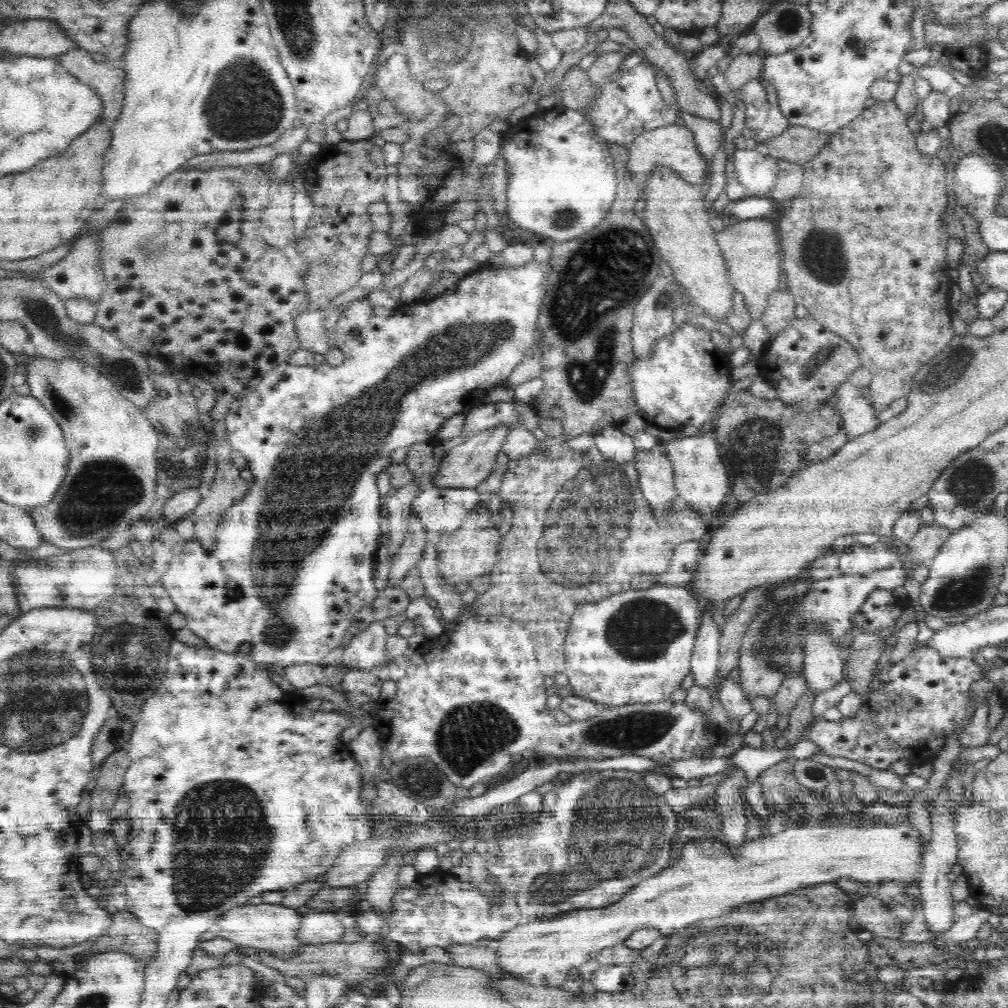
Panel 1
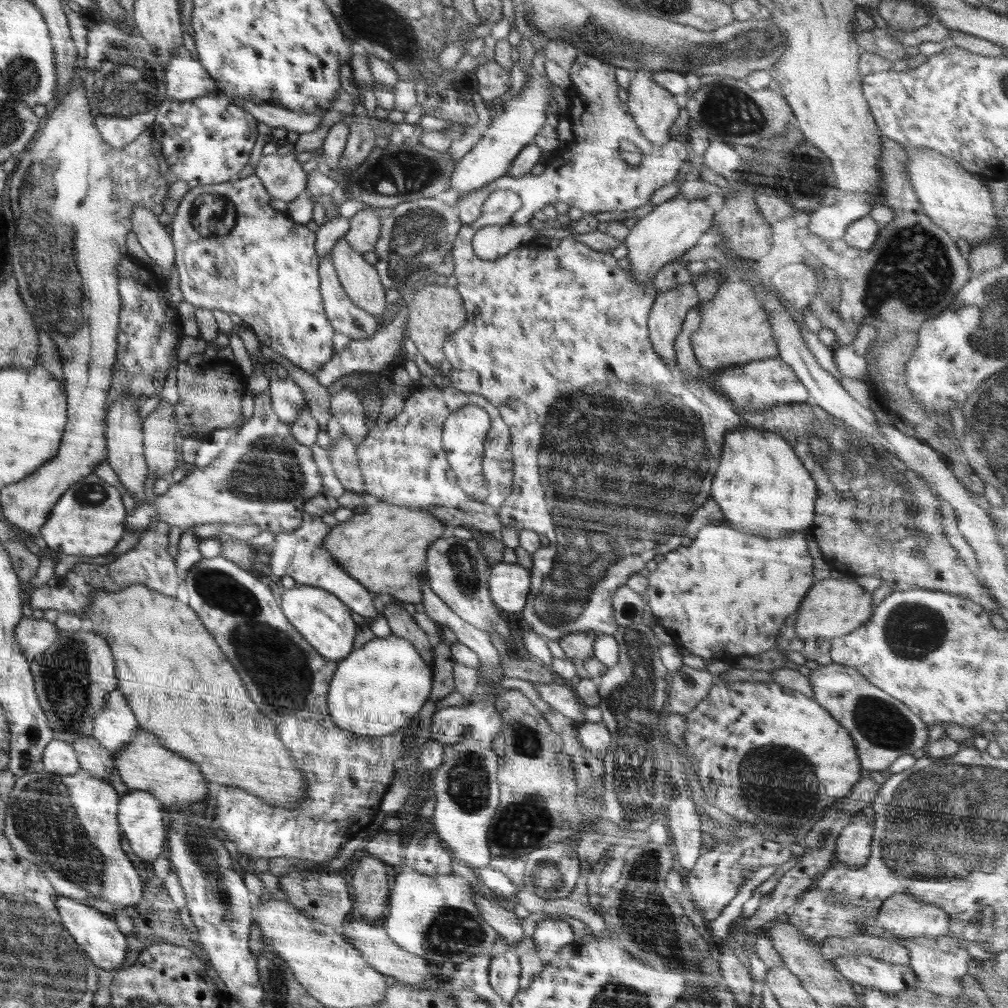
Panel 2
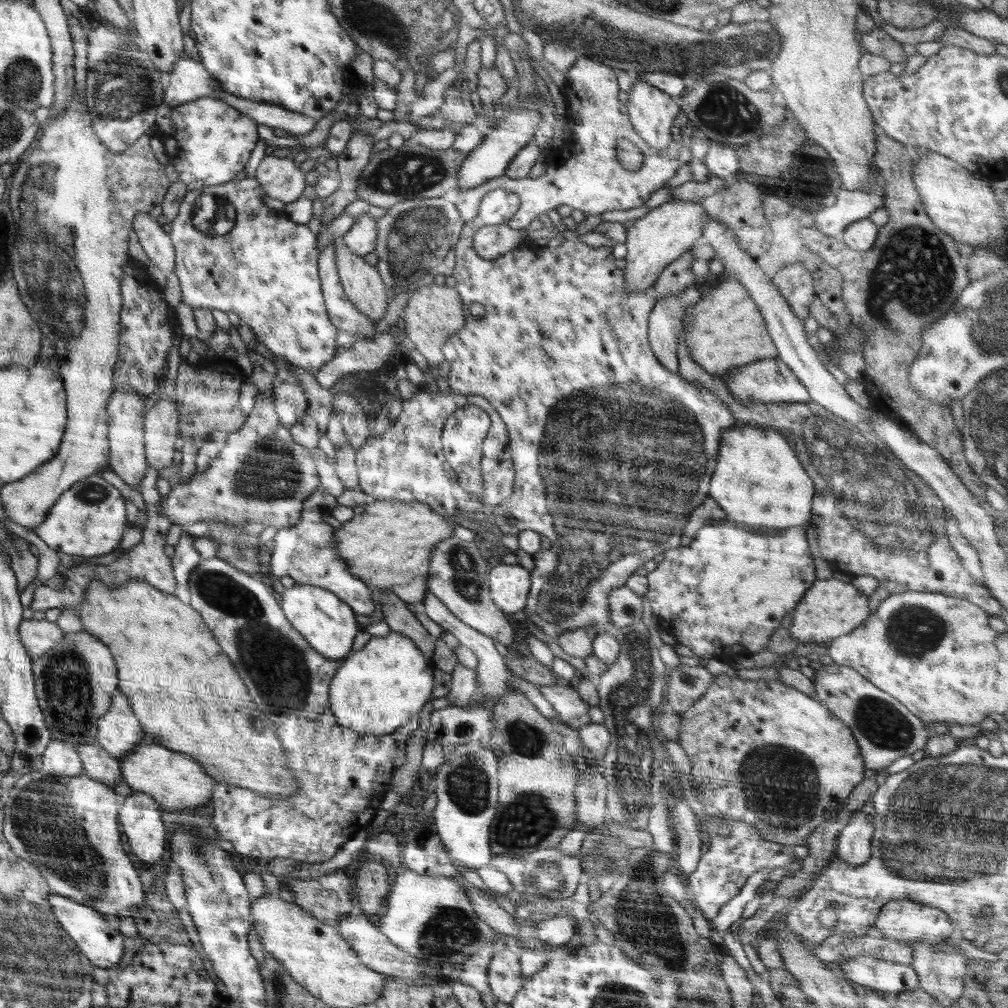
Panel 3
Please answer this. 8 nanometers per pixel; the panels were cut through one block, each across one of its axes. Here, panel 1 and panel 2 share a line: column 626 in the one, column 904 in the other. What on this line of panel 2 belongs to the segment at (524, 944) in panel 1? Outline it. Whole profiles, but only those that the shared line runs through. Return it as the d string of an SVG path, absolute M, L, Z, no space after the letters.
M912 895L889 896L876 917L887 934L899 939L936 939L937 936L950 933L949 914Z

